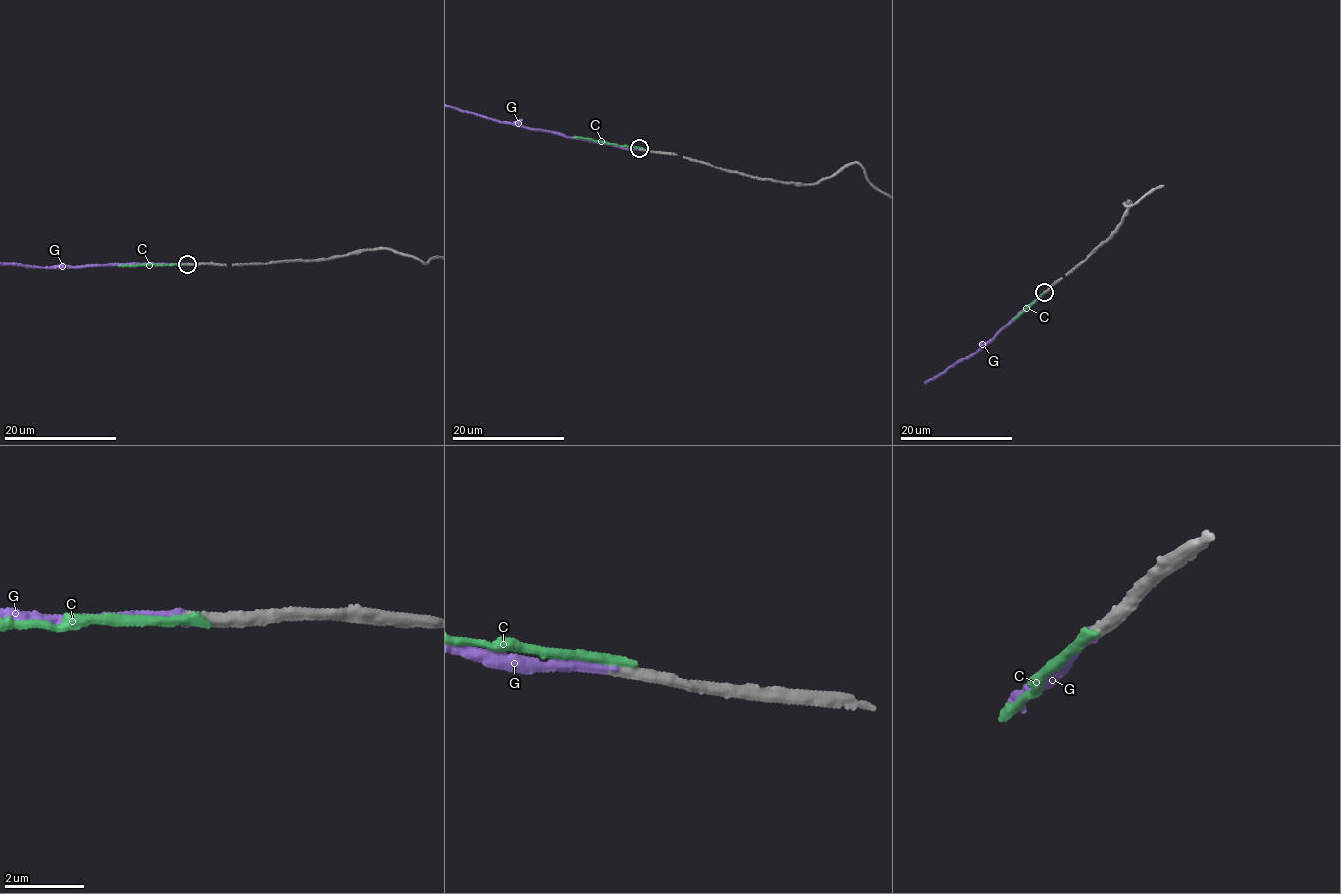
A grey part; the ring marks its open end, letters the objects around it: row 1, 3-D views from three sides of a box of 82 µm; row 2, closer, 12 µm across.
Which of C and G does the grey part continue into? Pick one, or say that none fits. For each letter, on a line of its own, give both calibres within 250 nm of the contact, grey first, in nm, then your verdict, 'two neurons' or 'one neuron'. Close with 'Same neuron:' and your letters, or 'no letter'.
C: calibres 320 and 240 nm; two neurons
G: calibres 300 and 260 nm; one neuron
Same neuron: G

